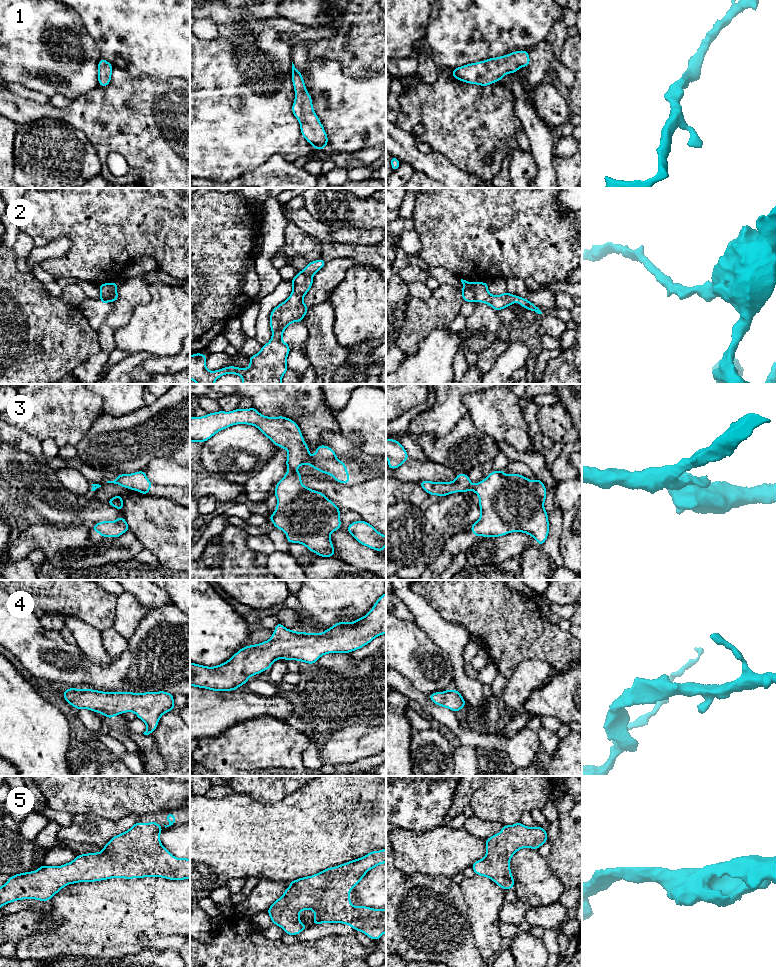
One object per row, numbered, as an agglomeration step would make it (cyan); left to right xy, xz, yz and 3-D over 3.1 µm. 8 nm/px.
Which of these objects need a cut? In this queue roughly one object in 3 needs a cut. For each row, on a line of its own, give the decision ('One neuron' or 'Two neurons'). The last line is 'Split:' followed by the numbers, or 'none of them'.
1: One neuron
2: Two neurons
3: Two neurons
4: One neuron
5: One neuron
Split: 2, 3

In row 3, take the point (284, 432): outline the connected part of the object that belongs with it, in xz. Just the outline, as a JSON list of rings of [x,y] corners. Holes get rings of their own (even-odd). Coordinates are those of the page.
[[[254,407],[190,417],[190,442],[205,442],[220,430],[236,424],[254,425],[277,447],[287,450],[286,466],[289,471],[297,471],[299,466],[307,464],[322,473],[330,474],[339,483],[350,482],[346,465],[337,459],[333,449],[320,445],[311,456],[309,446],[293,420],[283,416],[263,416]]]

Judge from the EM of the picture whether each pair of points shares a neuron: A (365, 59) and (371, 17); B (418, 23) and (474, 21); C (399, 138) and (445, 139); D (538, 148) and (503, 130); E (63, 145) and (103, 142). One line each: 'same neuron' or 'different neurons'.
A: same neuron
B: different neurons
C: different neurons
D: different neurons
E: different neurons

